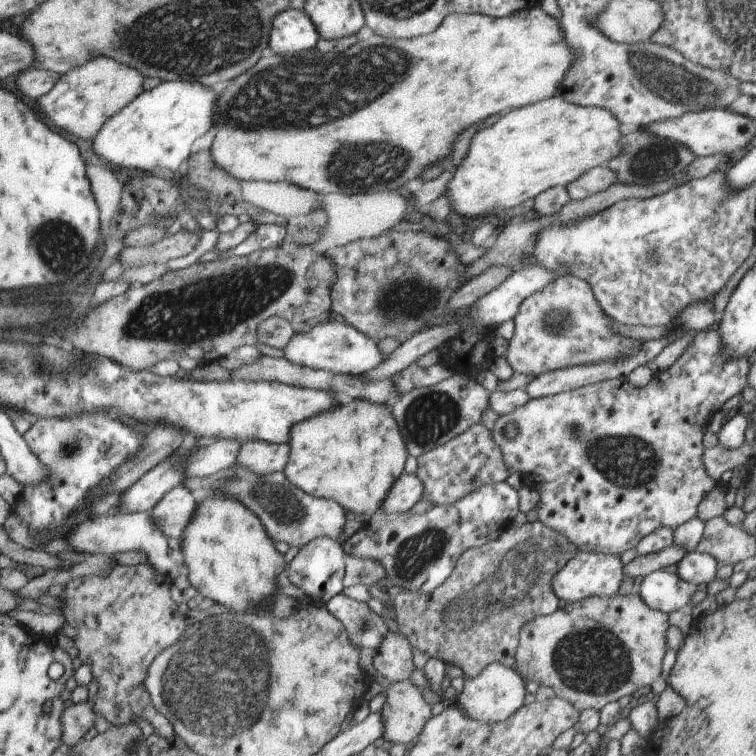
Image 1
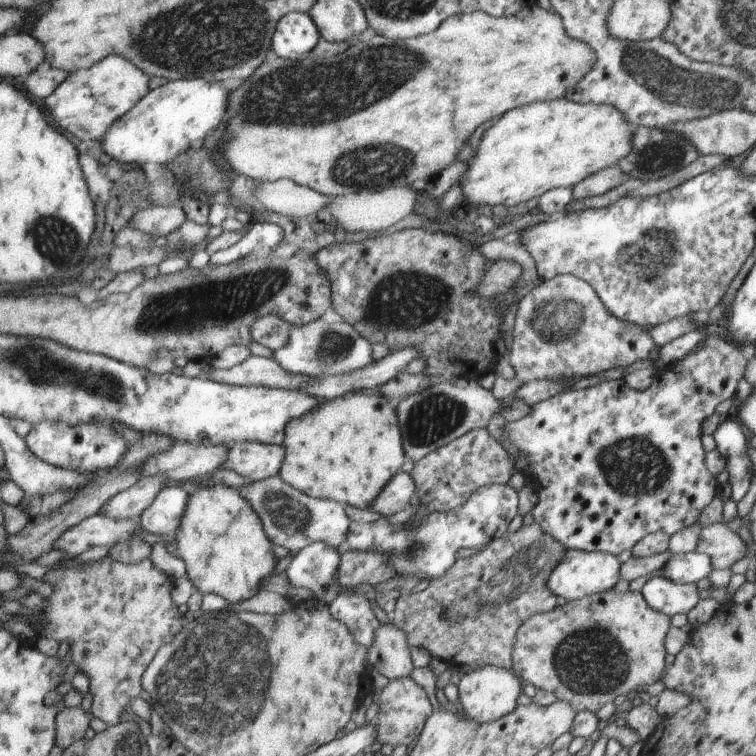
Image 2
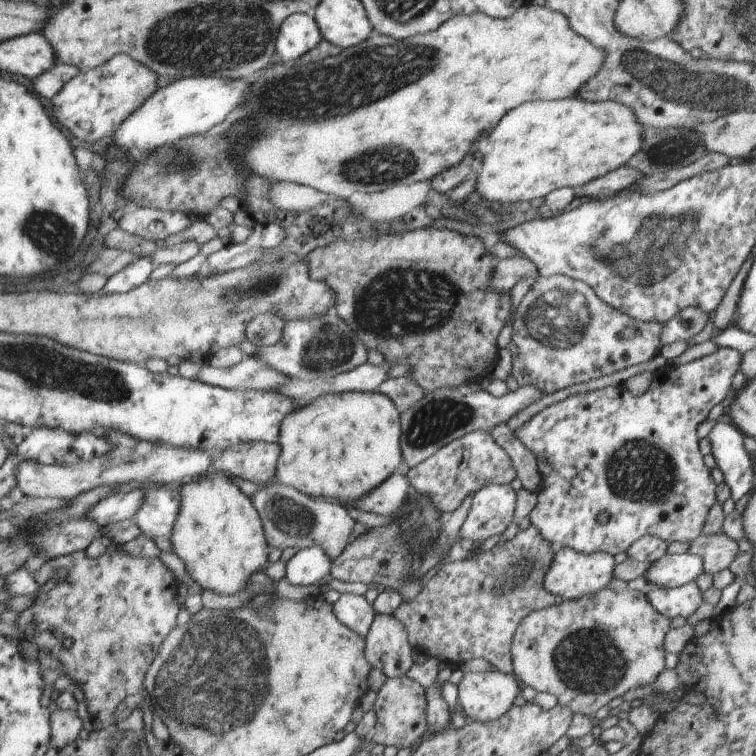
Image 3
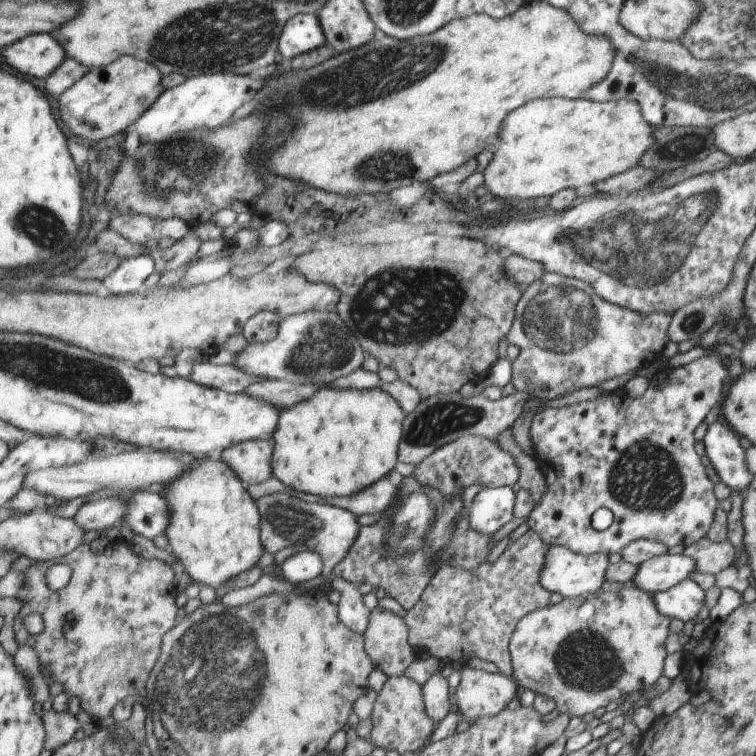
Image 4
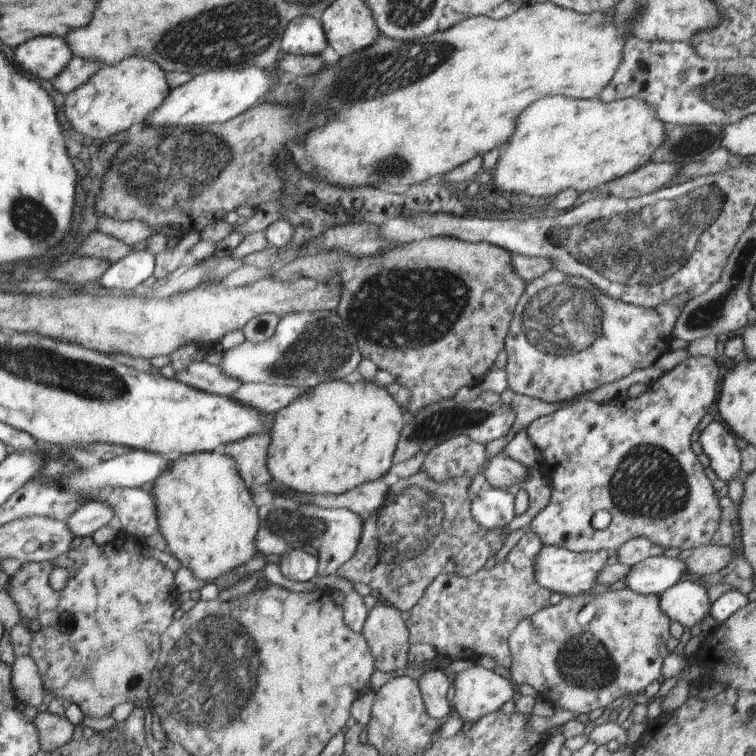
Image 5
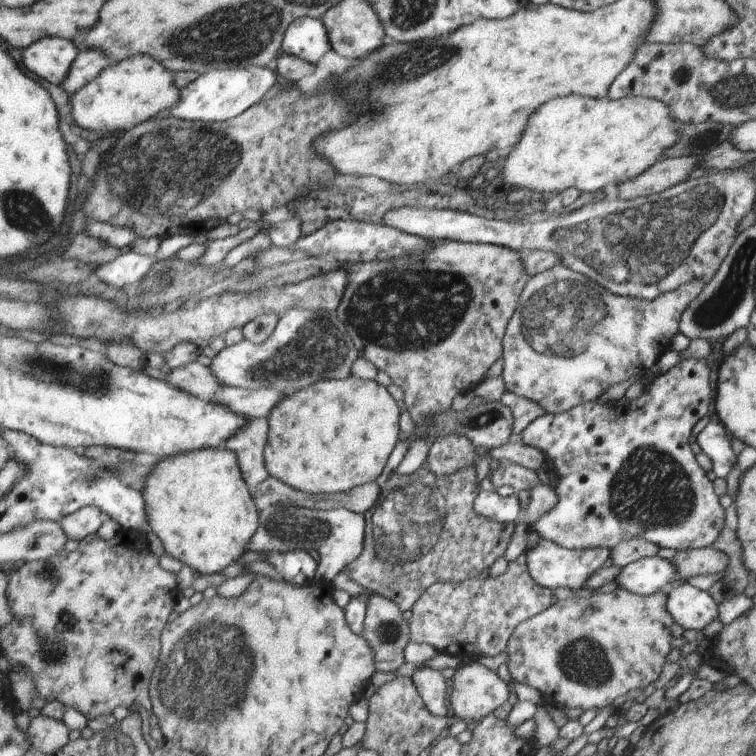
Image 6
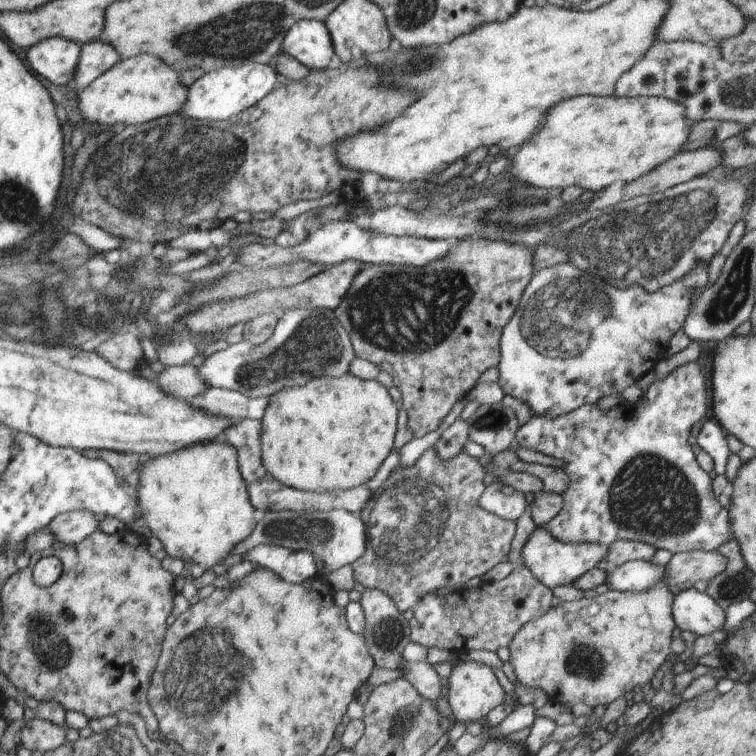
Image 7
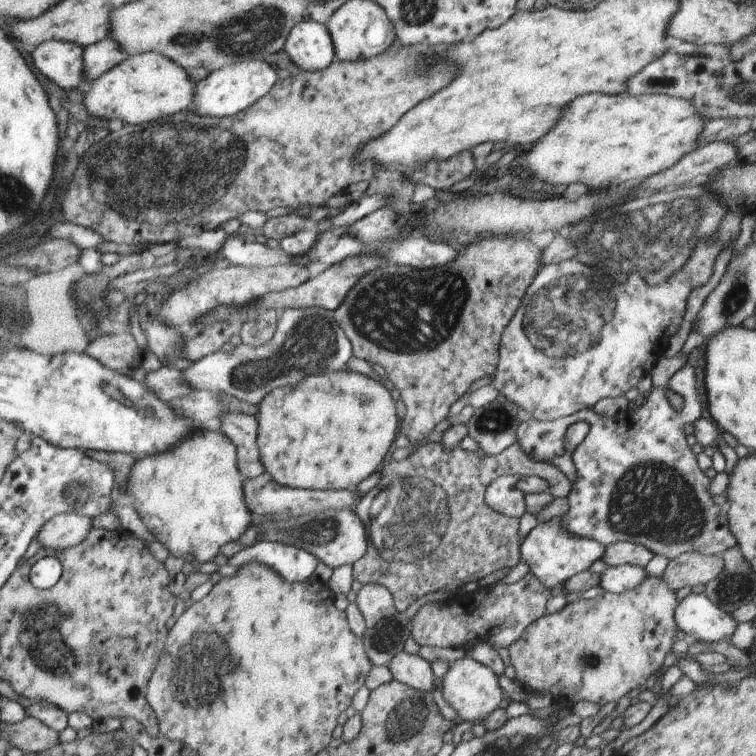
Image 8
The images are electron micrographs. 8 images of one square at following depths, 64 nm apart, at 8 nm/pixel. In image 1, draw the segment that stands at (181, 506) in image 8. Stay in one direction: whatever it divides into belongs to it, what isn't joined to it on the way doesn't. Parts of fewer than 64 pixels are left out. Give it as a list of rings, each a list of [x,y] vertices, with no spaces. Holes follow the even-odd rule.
[[[213,493],[196,503],[189,525],[183,532],[181,542],[181,561],[186,563],[188,578],[193,590],[202,596],[211,598],[218,604],[224,604],[236,612],[250,611],[260,614],[260,602],[276,592],[276,576],[282,572],[284,558],[272,546],[263,521],[242,501],[232,495]]]

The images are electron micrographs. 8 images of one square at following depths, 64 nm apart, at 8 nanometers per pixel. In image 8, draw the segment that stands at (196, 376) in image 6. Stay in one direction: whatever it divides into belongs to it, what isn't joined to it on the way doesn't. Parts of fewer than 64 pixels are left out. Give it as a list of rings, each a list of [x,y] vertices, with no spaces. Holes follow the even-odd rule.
[[[164,366],[158,370],[150,371],[144,382],[161,401],[167,403],[172,399],[186,396],[192,392],[181,372],[176,368]]]

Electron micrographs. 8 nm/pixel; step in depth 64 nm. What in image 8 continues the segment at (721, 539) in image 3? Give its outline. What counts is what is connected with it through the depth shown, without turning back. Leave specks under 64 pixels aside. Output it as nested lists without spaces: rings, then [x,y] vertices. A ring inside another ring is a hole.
[[[684,553],[668,563],[662,580],[672,589],[680,590],[684,586],[692,588],[716,578],[722,574],[724,567],[725,562],[721,556]]]

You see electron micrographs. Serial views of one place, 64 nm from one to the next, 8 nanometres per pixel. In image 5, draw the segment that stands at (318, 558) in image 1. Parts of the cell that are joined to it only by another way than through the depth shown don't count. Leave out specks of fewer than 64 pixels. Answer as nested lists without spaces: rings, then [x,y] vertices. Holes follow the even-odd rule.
[[[295,549],[284,553],[279,561],[282,574],[294,582],[306,582],[318,572],[319,559],[304,549]]]

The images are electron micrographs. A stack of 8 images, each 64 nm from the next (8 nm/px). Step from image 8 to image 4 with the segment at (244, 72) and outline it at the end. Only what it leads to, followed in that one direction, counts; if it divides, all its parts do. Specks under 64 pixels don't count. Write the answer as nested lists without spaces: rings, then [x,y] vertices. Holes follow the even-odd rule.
[[[232,72],[188,78],[184,83],[164,90],[151,110],[129,128],[126,136],[136,132],[142,143],[165,143],[178,134],[200,129],[215,129],[226,123],[238,108],[252,102],[256,94],[264,88],[264,84],[266,84],[264,78],[250,78]]]

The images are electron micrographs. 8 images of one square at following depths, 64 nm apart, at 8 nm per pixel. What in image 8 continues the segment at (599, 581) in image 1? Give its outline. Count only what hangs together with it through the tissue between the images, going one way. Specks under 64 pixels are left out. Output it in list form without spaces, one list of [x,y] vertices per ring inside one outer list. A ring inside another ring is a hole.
[[[554,517],[547,521],[538,521],[528,535],[524,537],[522,546],[523,559],[532,573],[543,585],[550,590],[560,587],[568,579],[590,568],[592,562],[600,560],[602,554],[606,554],[606,547],[597,540],[581,537],[569,531],[563,525],[562,517]]]

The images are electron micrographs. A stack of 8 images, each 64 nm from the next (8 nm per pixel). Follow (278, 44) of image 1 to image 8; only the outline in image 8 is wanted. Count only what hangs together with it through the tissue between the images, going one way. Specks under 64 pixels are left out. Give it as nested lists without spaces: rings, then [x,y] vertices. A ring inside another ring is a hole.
[[[305,20],[296,25],[287,38],[286,46],[282,50],[288,53],[292,67],[297,67],[298,70],[322,70],[336,59],[334,39],[330,30],[316,20]]]

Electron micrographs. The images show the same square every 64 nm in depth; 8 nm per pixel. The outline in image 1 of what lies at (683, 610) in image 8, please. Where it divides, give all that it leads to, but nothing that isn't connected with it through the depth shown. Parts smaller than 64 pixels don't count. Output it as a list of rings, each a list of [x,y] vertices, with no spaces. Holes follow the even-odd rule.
[[[660,569],[643,578],[639,595],[653,609],[670,614],[684,608],[694,592],[694,583],[683,581],[678,575]]]

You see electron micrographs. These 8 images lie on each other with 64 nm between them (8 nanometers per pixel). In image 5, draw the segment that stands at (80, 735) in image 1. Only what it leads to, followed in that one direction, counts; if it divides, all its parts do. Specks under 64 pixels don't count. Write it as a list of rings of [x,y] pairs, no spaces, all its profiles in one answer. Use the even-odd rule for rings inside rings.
[[[49,710],[39,713],[34,722],[40,731],[42,750],[58,750],[74,740],[76,725],[69,718],[52,714]]]

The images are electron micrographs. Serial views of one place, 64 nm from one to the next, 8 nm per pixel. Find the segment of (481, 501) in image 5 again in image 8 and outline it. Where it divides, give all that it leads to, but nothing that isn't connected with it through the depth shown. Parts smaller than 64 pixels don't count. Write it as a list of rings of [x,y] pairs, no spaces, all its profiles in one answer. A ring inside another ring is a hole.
[[[518,475],[501,476],[487,488],[485,500],[496,512],[520,519],[524,514],[524,494],[520,489]]]

